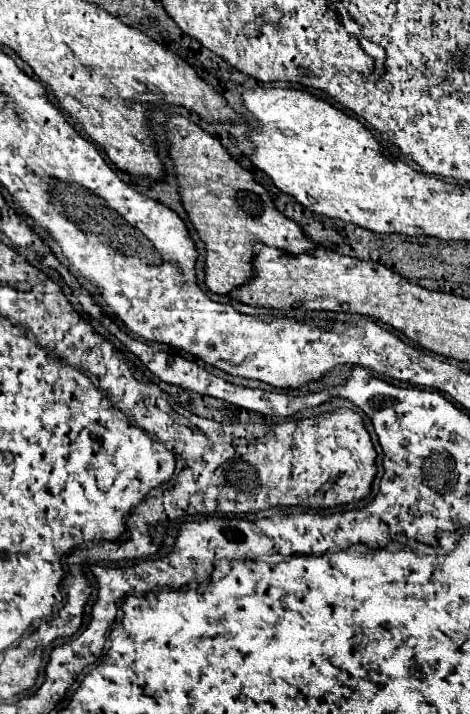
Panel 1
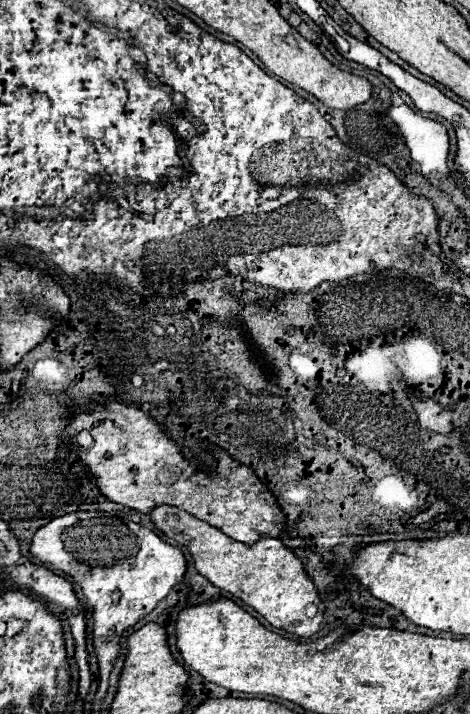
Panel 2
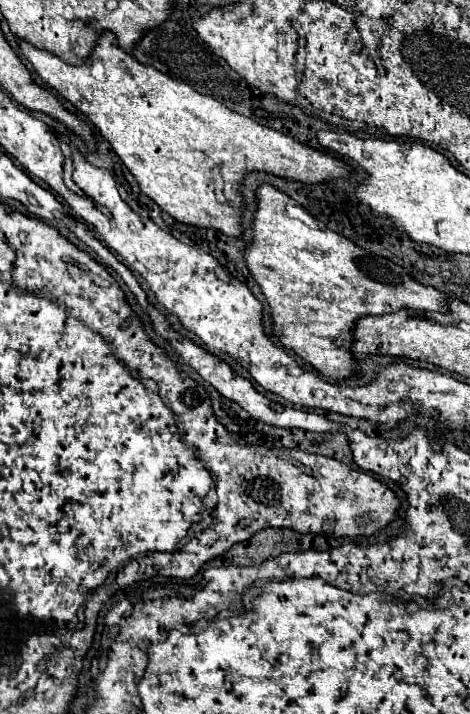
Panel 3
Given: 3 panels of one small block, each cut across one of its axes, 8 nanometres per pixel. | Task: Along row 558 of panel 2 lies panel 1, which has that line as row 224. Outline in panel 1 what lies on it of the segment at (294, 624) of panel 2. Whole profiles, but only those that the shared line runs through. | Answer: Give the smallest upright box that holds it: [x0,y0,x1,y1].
[166,114,318,294]

